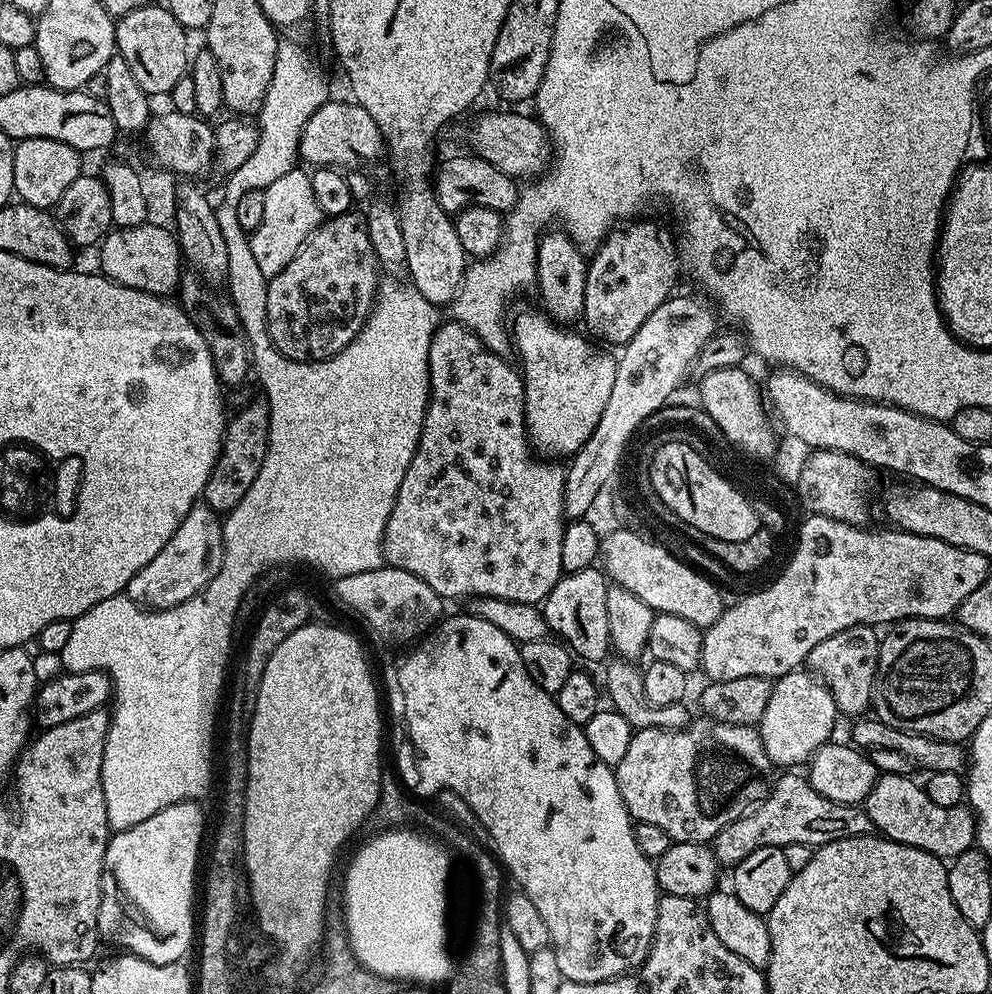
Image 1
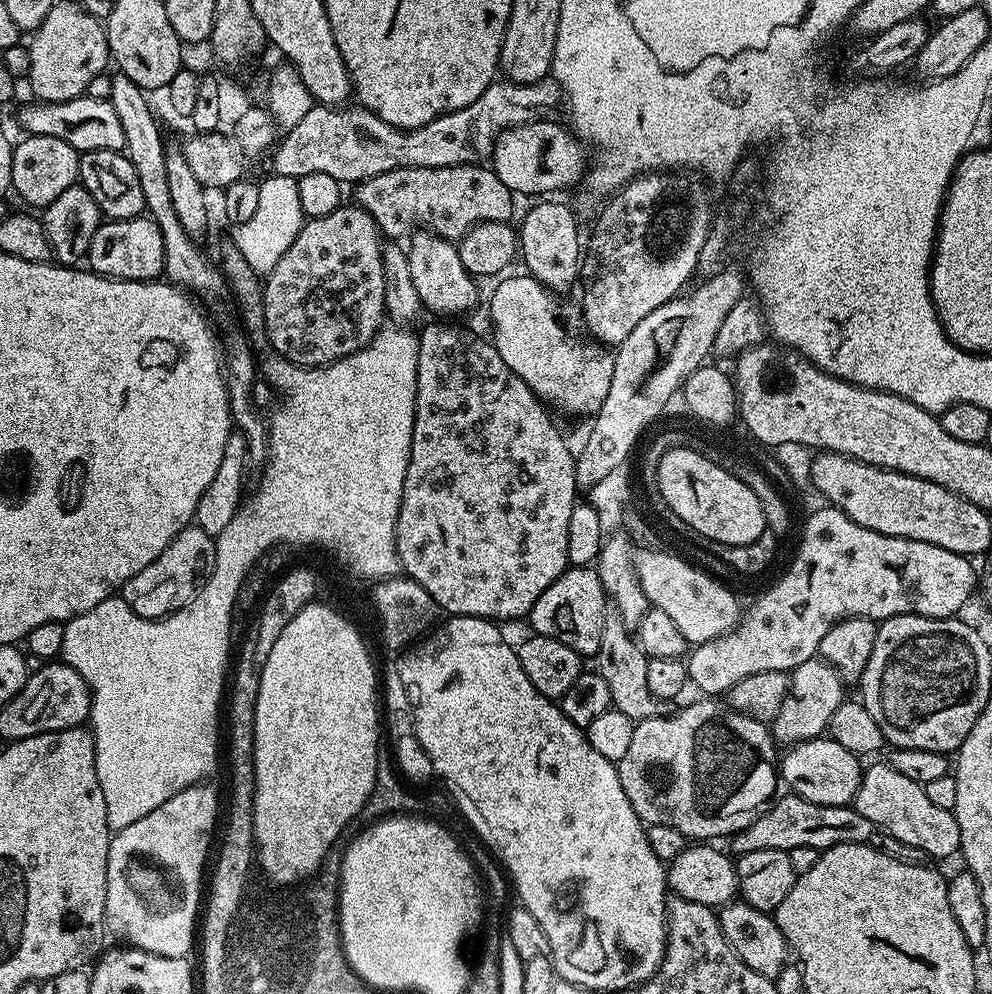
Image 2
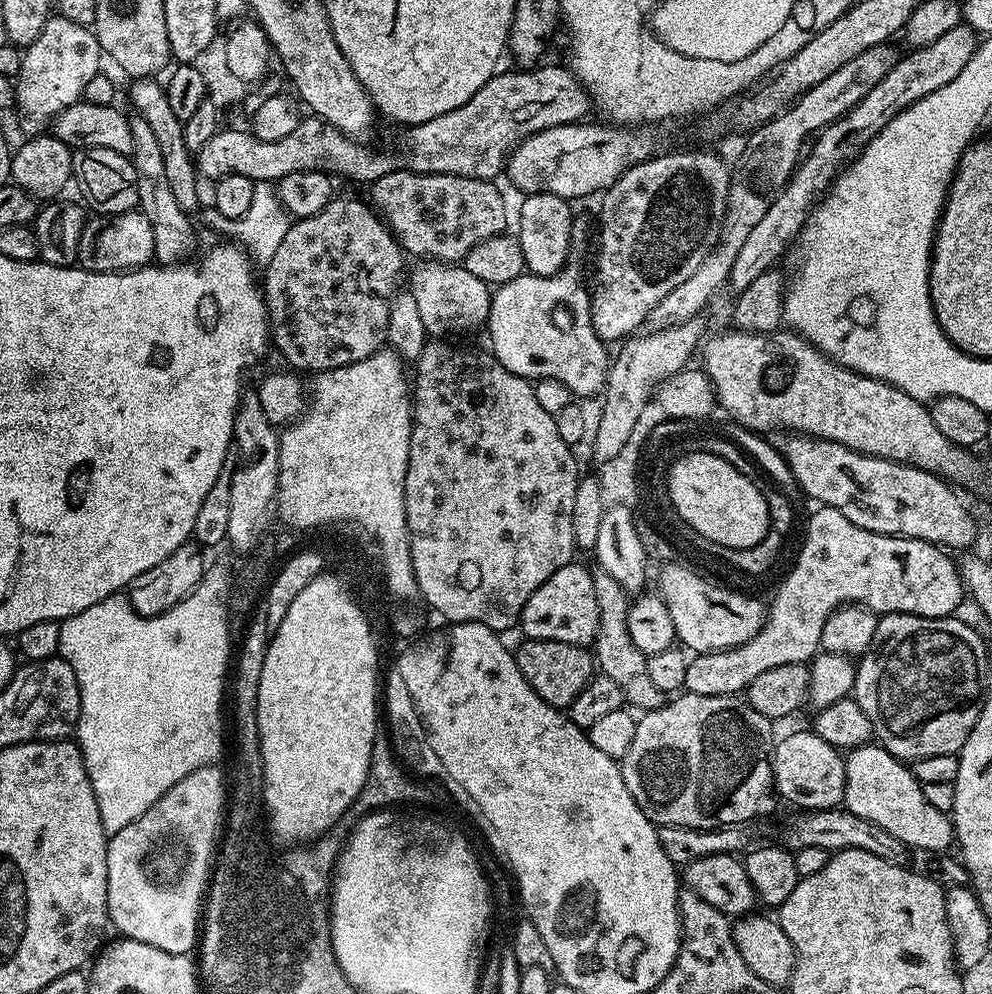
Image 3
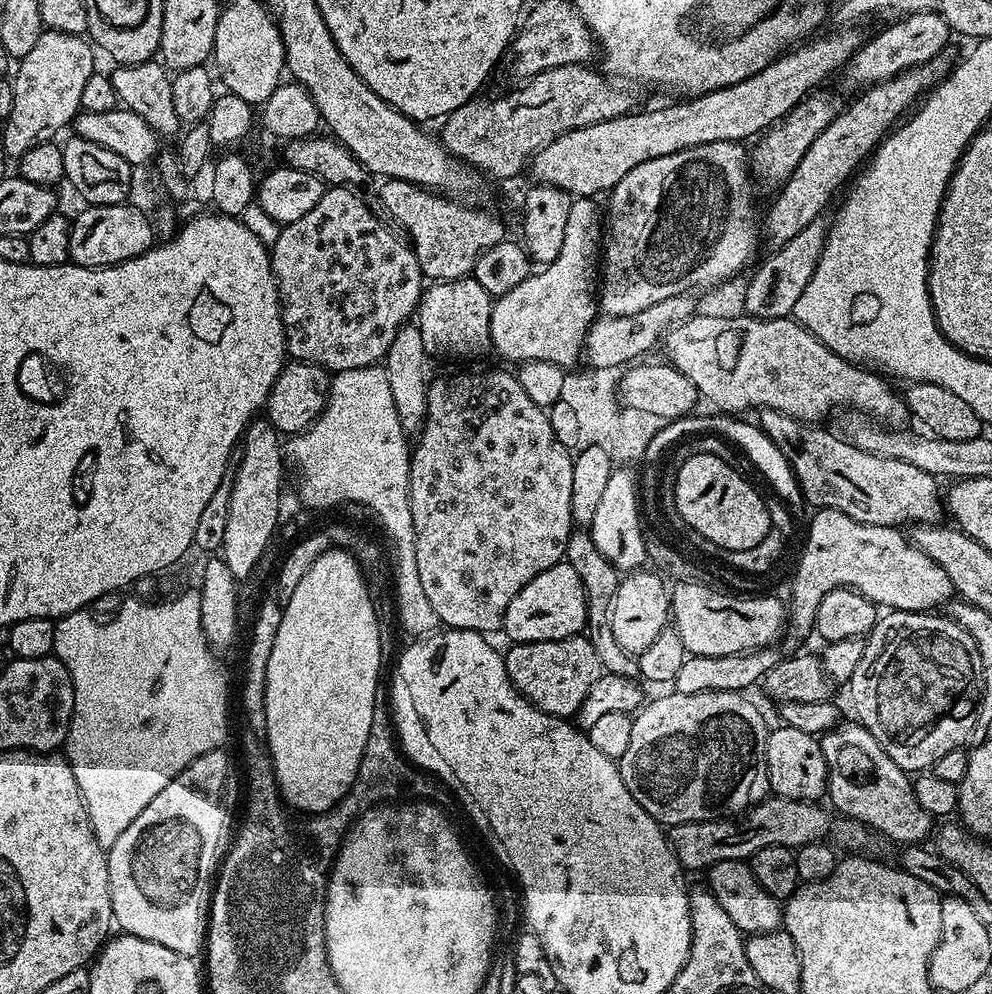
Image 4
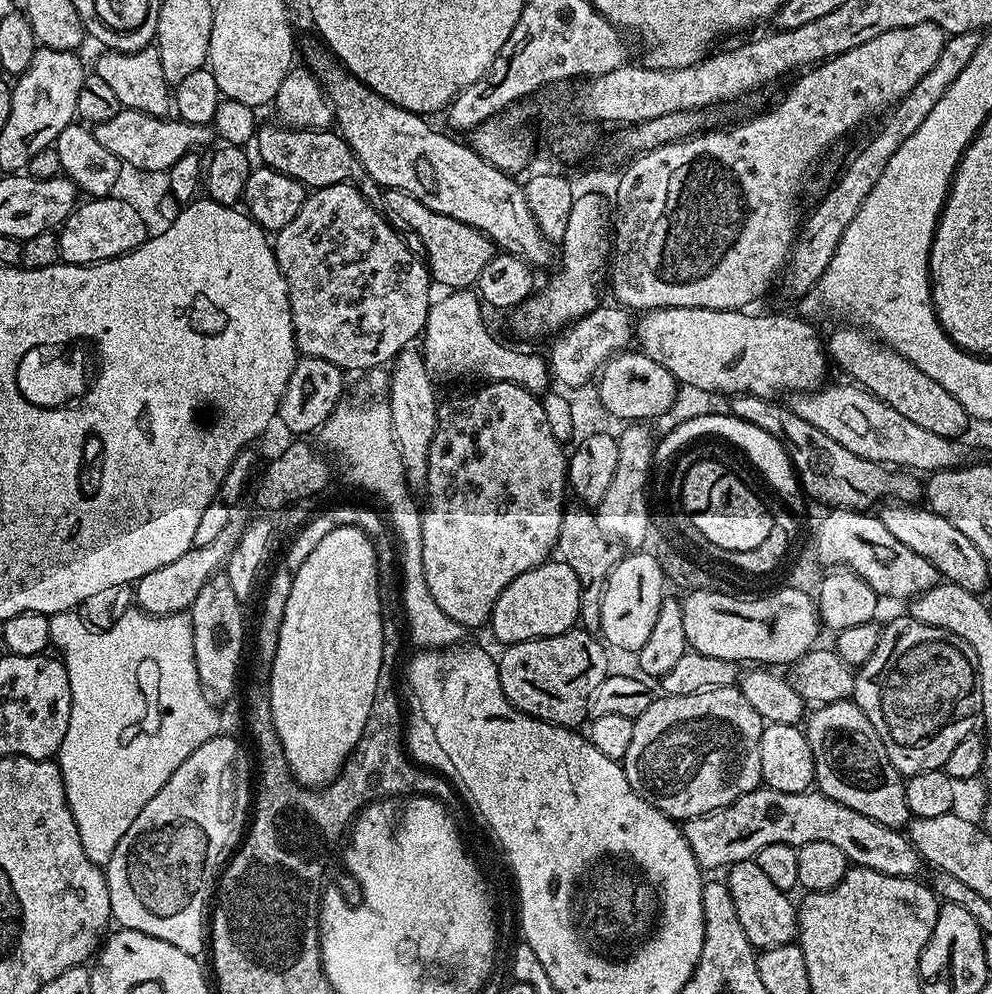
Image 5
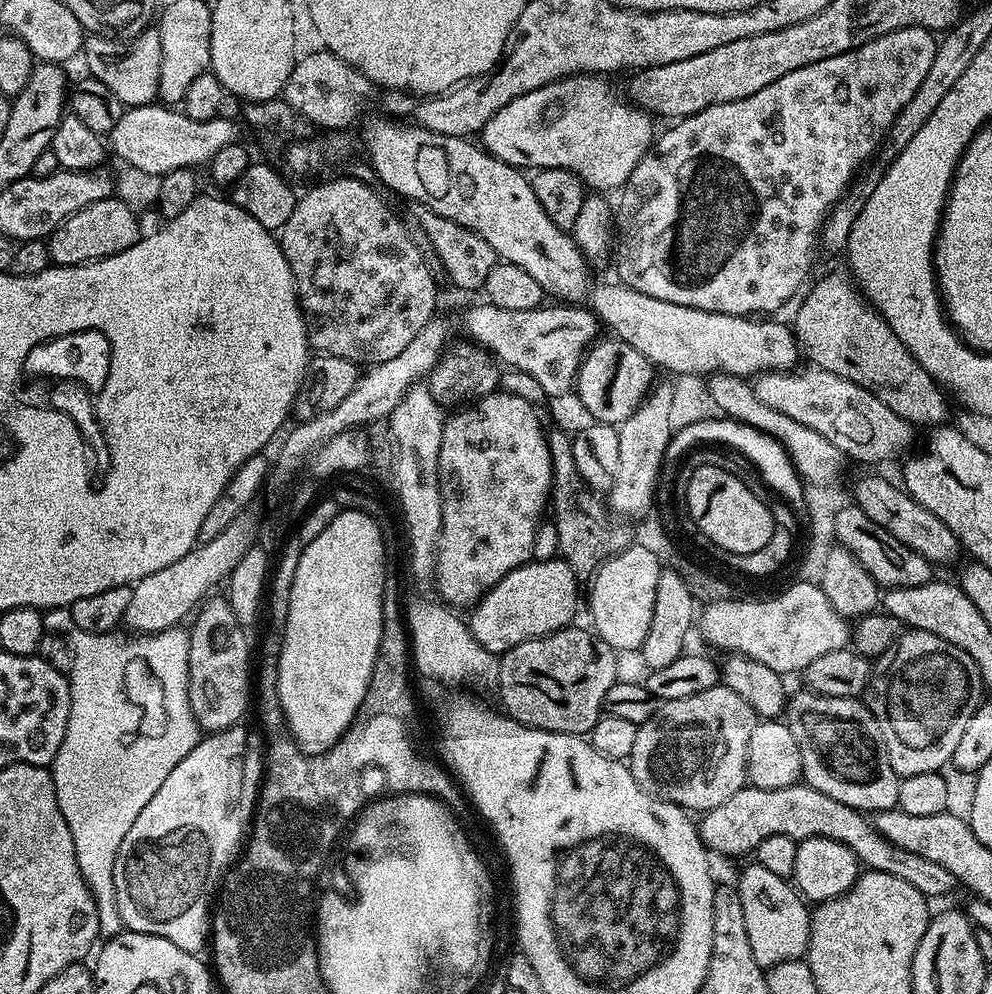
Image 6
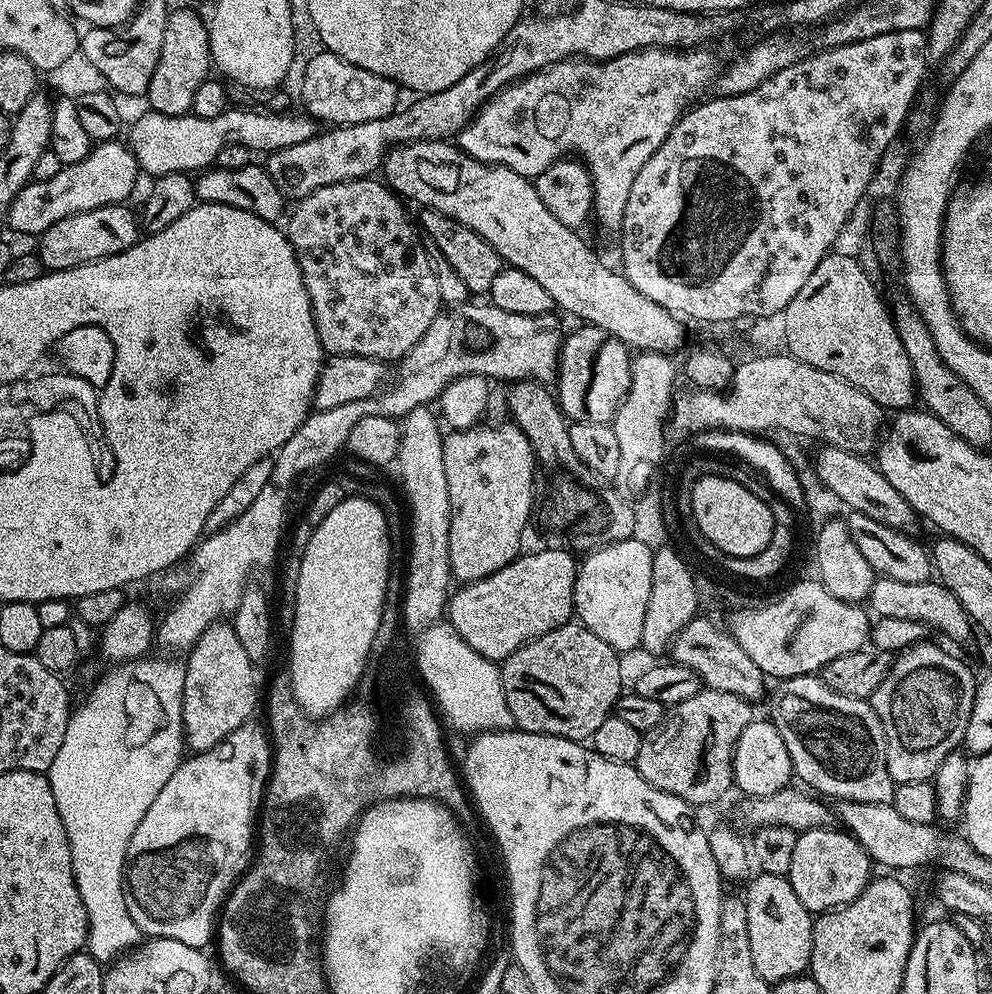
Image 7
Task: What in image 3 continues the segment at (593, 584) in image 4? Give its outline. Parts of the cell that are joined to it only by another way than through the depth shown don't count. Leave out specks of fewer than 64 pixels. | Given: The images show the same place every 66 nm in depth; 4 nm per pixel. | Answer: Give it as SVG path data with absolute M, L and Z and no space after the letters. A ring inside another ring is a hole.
M599 570L592 572L592 581L594 582L594 594L598 598L598 630L594 641L594 664L599 675L613 680L618 690L622 690L625 701L633 709L640 708L639 711L645 713L661 708L666 702L666 693L658 690L658 686L654 686L650 678L649 656L642 650L638 650L638 646L634 646L633 640L630 639L629 593L625 592L622 586L618 586L618 582L610 578L610 574Z

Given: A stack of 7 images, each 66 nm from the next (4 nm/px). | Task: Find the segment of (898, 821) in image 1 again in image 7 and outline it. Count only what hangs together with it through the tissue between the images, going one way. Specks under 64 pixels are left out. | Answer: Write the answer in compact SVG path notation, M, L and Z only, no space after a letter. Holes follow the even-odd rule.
M819 675L795 676L779 681L772 692L772 725L782 734L786 750L790 750L790 762L795 779L821 797L833 796L833 801L853 800L854 802L882 802L890 804L896 789L886 766L886 734L878 714L874 714L868 700L846 698L824 684Z

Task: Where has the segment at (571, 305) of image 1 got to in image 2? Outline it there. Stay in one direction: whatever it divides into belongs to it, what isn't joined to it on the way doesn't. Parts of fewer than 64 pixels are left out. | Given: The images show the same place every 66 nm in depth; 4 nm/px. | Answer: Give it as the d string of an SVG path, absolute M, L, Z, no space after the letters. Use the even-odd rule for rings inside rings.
M544 198L536 204L524 216L524 221L518 224L518 252L524 256L524 264L527 275L535 278L544 288L557 294L567 293L567 288L572 283L579 281L582 276L582 236L580 240L580 228L576 225L576 216L564 204L559 204L559 199Z

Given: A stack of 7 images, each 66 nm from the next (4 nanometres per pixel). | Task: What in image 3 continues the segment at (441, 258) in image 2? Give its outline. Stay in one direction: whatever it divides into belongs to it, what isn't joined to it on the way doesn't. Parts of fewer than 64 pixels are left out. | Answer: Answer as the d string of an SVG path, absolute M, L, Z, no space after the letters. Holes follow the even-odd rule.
M424 260L412 272L410 291L418 302L418 314L429 337L448 338L451 332L468 332L471 328L487 325L488 311L492 305L492 292L470 270L456 262Z

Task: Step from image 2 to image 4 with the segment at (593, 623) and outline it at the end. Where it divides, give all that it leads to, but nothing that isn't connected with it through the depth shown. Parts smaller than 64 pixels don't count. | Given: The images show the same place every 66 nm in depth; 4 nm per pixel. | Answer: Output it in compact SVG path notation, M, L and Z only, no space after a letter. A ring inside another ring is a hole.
M561 562L550 566L550 570L542 570L538 578L530 578L530 582L514 594L510 606L506 606L502 632L509 636L509 641L525 644L579 636L587 623L588 607L582 578L578 578L574 566Z

